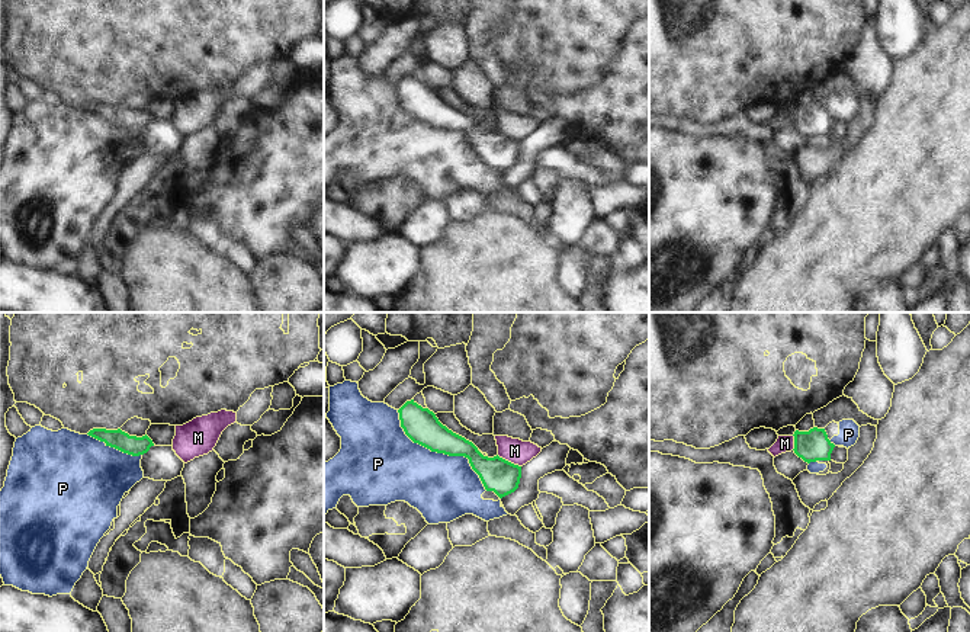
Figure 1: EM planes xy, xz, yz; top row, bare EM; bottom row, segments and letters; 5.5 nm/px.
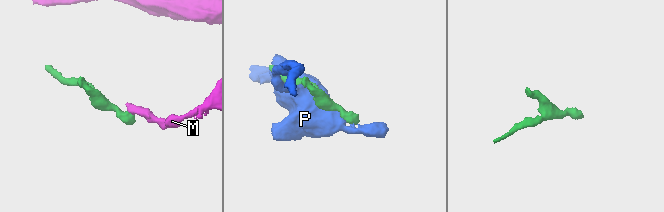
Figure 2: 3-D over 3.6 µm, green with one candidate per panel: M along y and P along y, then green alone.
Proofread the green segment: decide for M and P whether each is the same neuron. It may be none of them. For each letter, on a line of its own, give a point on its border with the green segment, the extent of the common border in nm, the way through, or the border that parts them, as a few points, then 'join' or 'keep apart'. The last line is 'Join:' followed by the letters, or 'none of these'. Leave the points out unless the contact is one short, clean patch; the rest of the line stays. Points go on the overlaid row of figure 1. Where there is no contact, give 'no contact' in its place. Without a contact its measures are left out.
M: contact xz (507, 461); length 150 nm; border xz (497, 455), (520, 467); keep apart
P: contact xz (440, 452); length 650 nm; keep apart
Join: none of these

